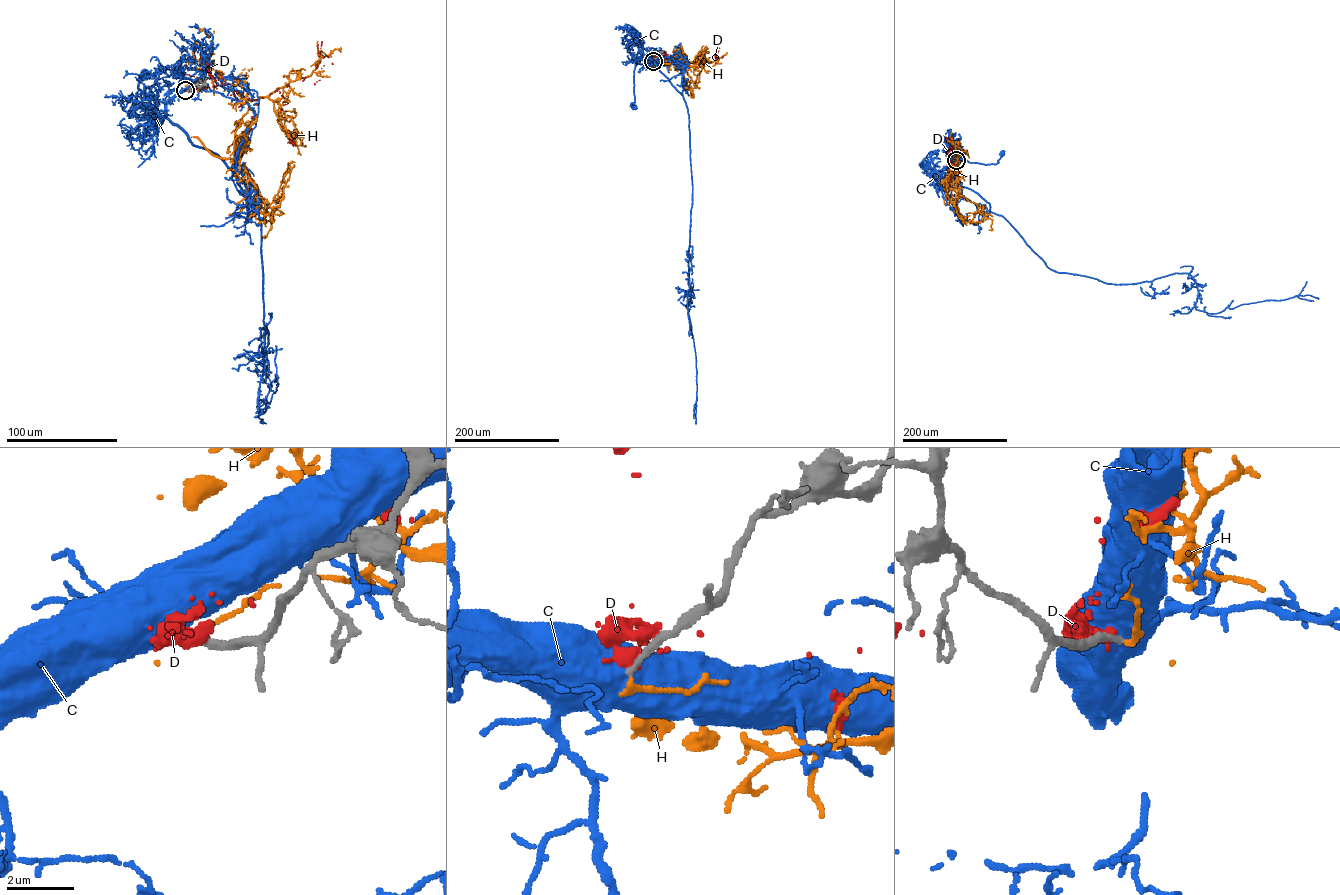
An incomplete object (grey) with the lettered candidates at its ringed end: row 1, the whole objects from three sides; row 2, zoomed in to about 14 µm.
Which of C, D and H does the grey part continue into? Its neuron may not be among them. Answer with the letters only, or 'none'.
none

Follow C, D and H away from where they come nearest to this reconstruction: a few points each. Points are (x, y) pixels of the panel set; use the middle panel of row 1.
C: (653, 61), (639, 59), (635, 64), (634, 102), (631, 104), (633, 107)
D: (653, 61), (656, 56), (663, 54), (696, 60), (716, 58), (717, 51)
H: (653, 61), (684, 62), (686, 55), (683, 52), (679, 54), (678, 63), (689, 90), (696, 85), (702, 64)

